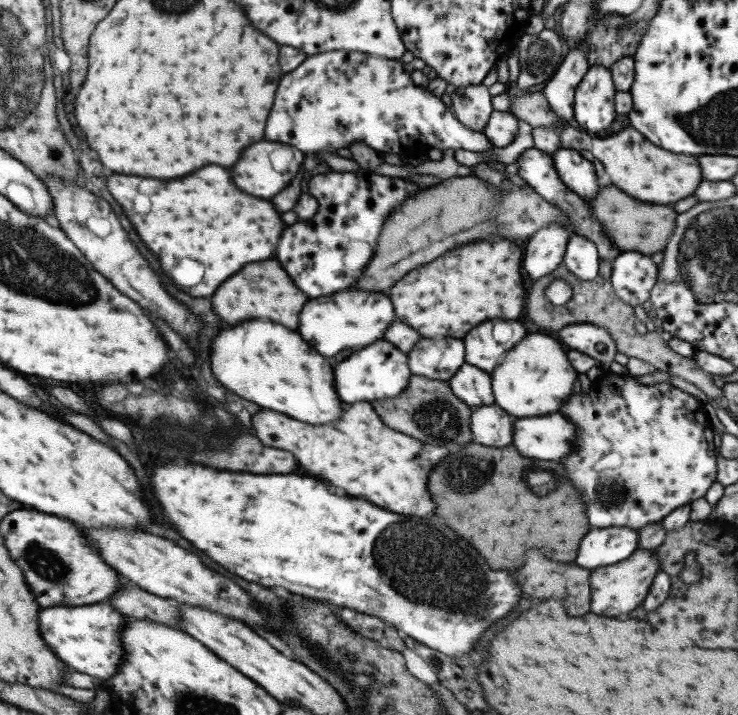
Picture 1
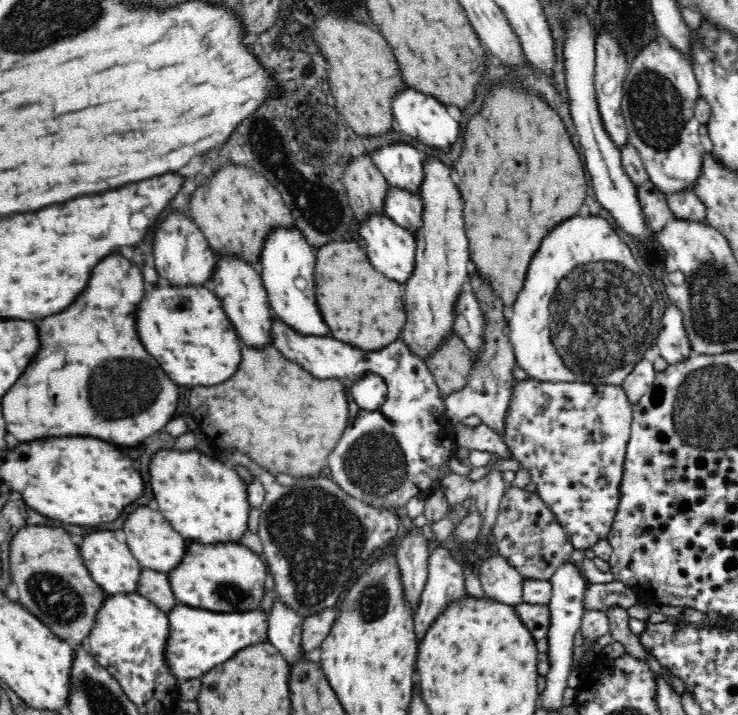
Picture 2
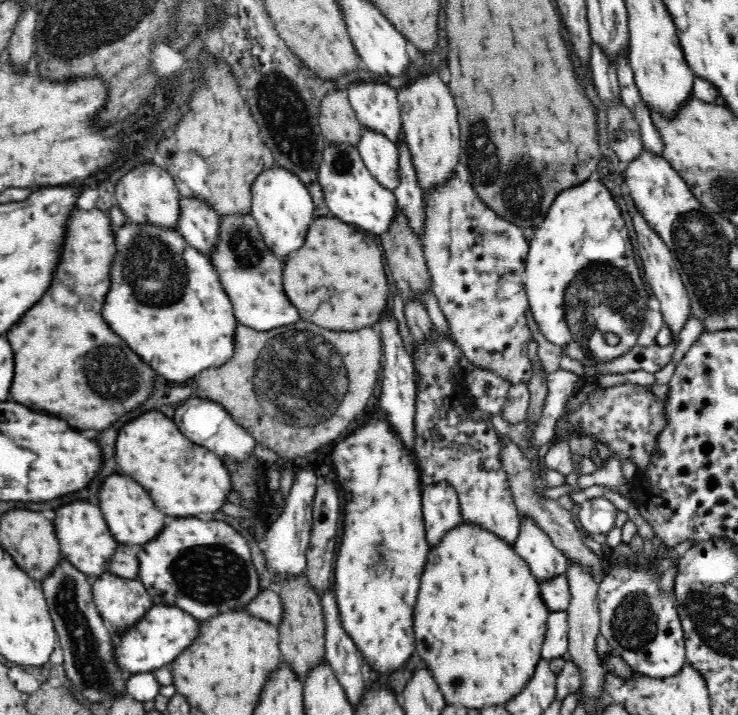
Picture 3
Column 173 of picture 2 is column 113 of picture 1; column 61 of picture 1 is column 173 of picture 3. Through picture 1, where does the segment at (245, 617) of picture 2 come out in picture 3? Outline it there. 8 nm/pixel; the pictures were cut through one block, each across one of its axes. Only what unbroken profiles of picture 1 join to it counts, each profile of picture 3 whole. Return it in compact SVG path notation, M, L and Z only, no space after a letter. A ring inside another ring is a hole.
M154 606L148 610L148 614L136 624L134 628L124 636L115 639L116 661L122 669L131 674L154 672L174 662L186 648L194 644L194 640L200 636L202 624L188 612L176 608L176 606Z

